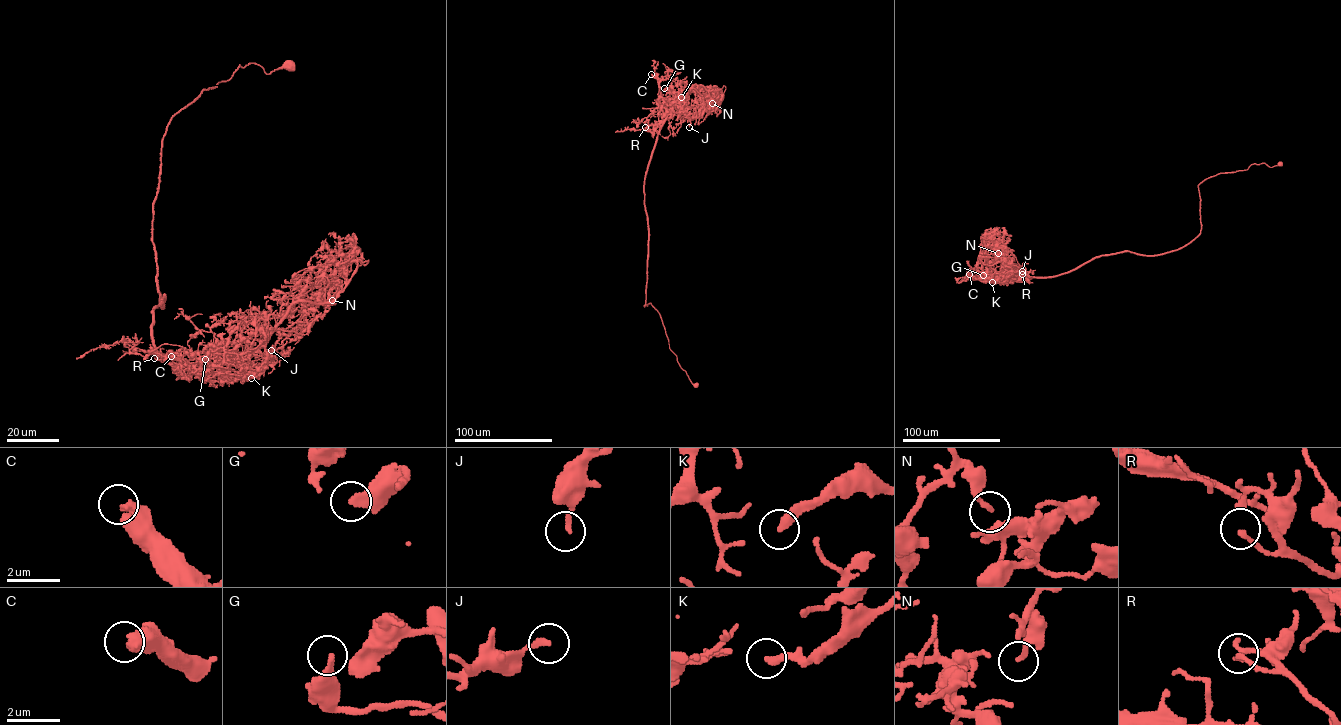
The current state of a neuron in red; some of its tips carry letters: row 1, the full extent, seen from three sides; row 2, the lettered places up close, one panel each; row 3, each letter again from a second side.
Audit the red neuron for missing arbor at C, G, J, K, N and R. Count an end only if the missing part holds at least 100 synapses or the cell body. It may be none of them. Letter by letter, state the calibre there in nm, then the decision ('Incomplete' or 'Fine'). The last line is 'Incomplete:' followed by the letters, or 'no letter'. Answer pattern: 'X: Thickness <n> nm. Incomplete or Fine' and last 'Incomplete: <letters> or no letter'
C: Thickness 380 nm. Incomplete
G: Thickness 320 nm. Fine
J: Thickness 190 nm. Fine
K: Thickness 200 nm. Fine
N: Thickness 180 nm. Fine
R: Thickness 160 nm. Fine
Incomplete: C

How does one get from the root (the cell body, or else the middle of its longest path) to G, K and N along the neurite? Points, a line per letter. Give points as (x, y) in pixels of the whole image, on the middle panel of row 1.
G: (696, 384), (670, 348), (658, 312), (644, 306), (644, 179), (673, 104), (664, 88)
K: (696, 384), (670, 348), (658, 312), (644, 306), (644, 179), (659, 129), (681, 97)
N: (696, 384), (670, 348), (658, 312), (644, 306), (644, 179), (667, 114), (695, 84), (712, 103)

